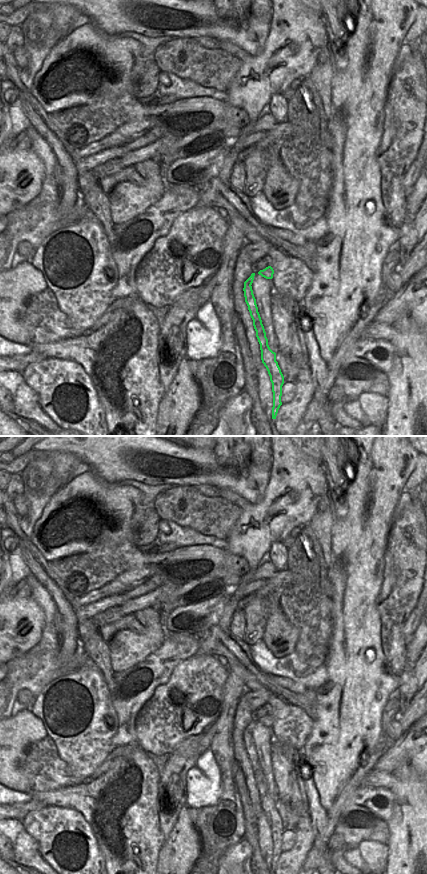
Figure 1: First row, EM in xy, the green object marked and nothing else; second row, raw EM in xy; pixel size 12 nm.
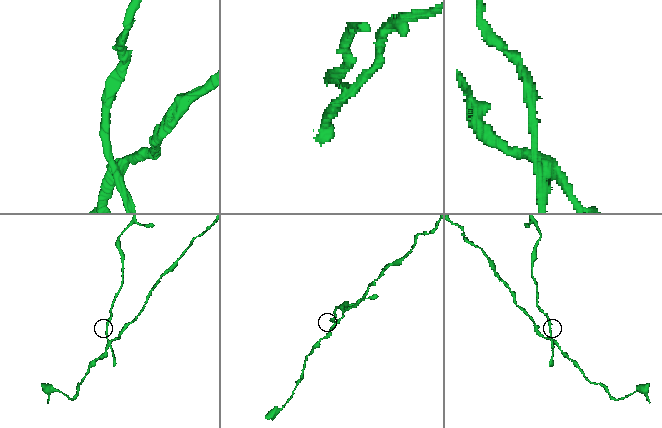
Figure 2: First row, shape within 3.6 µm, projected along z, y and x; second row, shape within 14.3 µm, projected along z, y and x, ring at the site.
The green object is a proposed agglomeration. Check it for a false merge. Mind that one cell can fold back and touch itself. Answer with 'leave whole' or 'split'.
split

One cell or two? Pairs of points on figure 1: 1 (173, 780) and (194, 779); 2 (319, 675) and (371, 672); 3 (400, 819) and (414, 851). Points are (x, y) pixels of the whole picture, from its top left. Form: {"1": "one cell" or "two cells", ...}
{"1": "two cells", "2": "two cells", "3": "one cell"}

